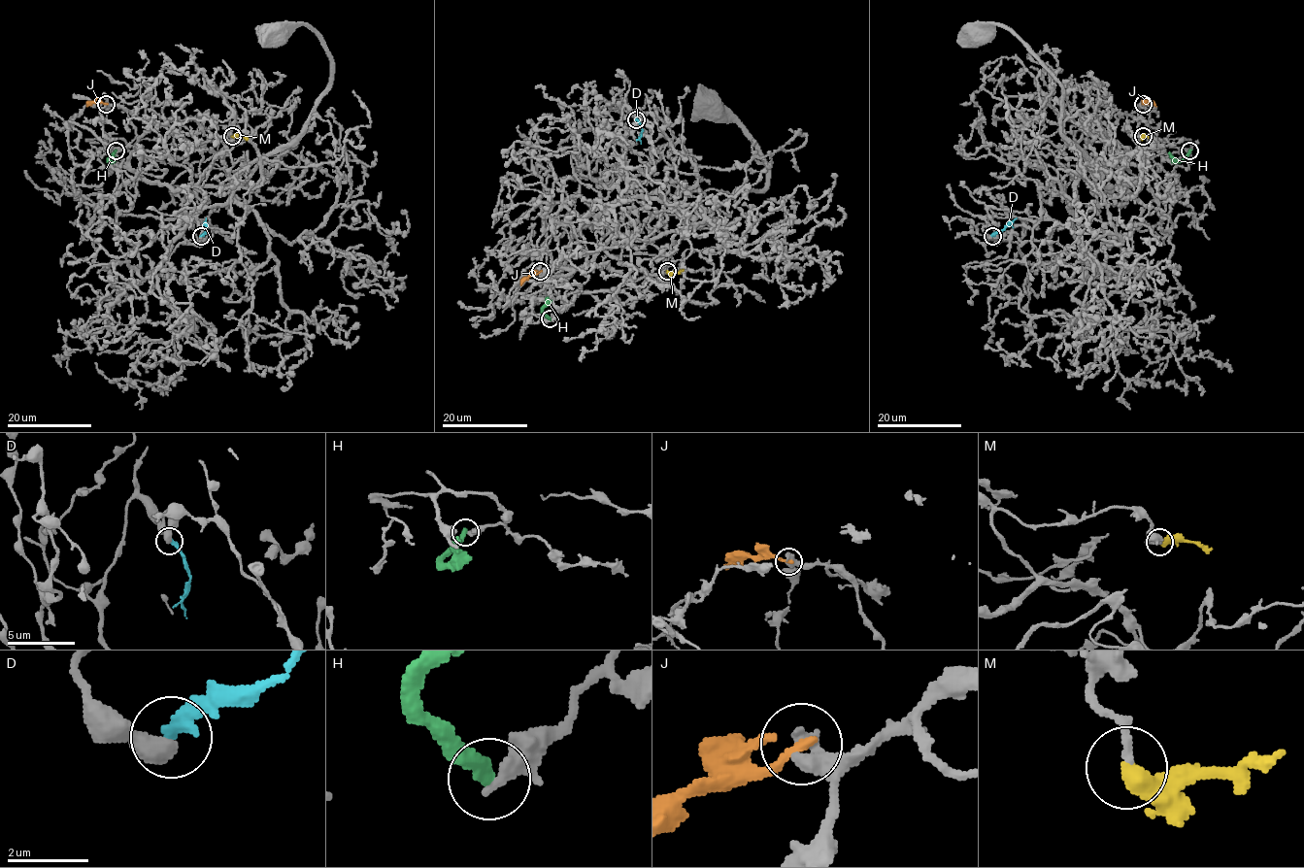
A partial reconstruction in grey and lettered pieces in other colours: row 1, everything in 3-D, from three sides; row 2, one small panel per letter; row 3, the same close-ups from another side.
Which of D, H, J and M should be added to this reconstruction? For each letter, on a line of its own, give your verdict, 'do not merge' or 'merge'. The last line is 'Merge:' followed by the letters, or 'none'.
D: do not merge
H: do not merge
J: do not merge
M: merge
Merge: M

